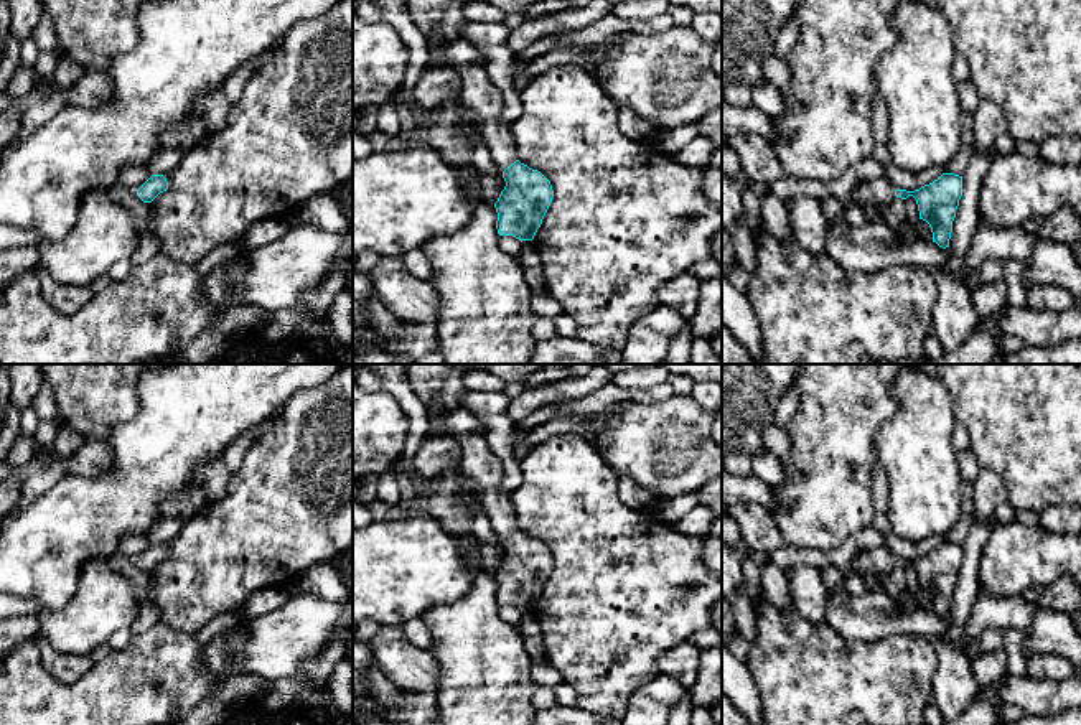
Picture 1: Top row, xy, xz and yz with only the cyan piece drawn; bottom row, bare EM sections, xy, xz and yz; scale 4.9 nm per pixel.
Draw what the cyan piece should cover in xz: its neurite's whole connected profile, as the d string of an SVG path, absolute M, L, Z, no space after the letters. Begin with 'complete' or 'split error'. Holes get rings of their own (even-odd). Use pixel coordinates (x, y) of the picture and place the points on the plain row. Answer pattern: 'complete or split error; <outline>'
split error; M463 405L448 412L430 412L433 433L450 435L460 443L460 468L480 489L481 511L506 550L494 572L499 605L532 610L552 572L550 550L517 529L509 496L501 491L503 461L489 450L481 423Z

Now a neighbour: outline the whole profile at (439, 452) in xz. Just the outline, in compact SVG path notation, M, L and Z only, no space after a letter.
M432 433L415 451L412 470L419 478L435 478L440 471L460 463L461 450L456 438Z

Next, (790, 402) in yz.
M794 387L784 394L774 415L774 423L786 425L798 410L801 395Z

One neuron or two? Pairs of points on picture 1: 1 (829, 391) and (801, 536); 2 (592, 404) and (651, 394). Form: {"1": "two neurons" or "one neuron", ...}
{"1": "one neuron", "2": "one neuron"}

